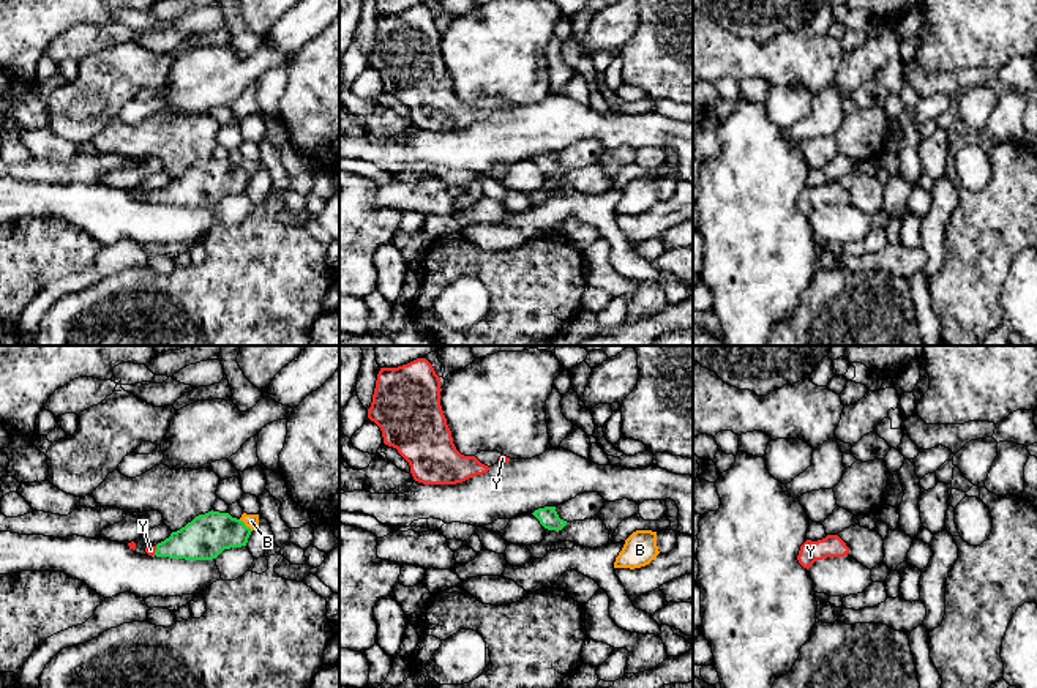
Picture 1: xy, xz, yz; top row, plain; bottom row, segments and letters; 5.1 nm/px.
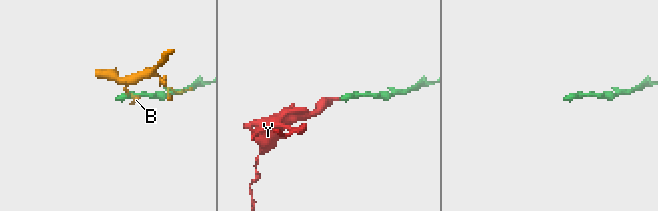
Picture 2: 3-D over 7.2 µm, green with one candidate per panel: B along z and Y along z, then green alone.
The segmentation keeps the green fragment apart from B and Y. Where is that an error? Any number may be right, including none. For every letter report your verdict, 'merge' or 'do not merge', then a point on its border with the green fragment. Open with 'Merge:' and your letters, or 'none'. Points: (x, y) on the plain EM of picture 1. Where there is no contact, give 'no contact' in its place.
Merge: Y
B: do not merge; contact xy (243, 171)
Y: merge; contact xy (155, 198)

